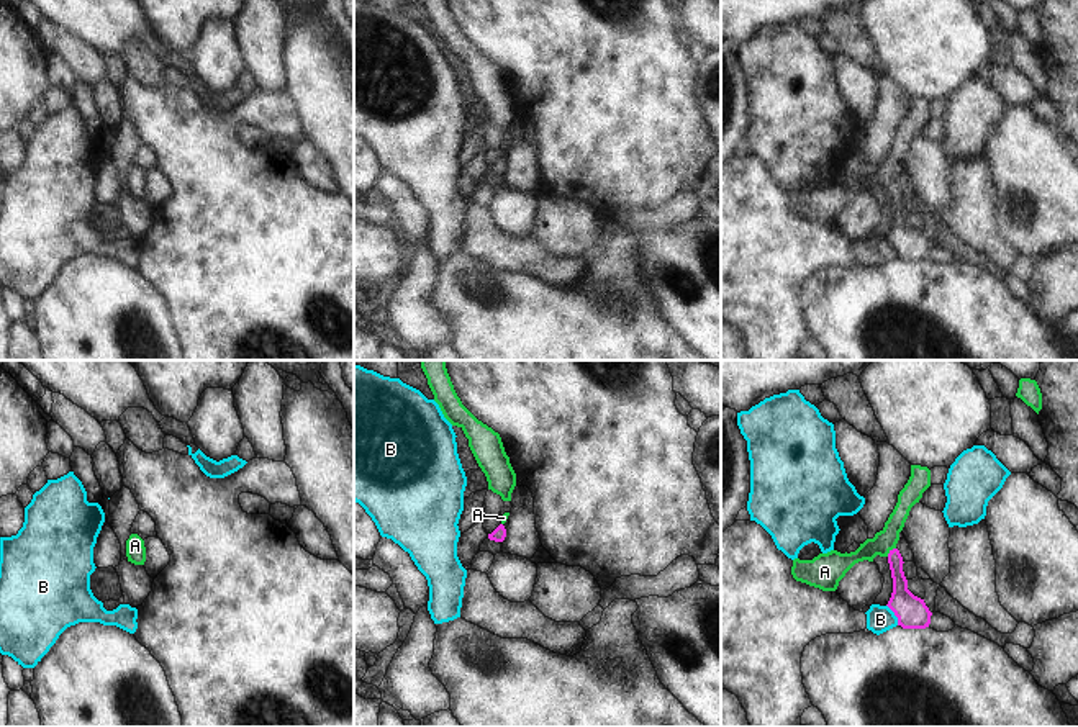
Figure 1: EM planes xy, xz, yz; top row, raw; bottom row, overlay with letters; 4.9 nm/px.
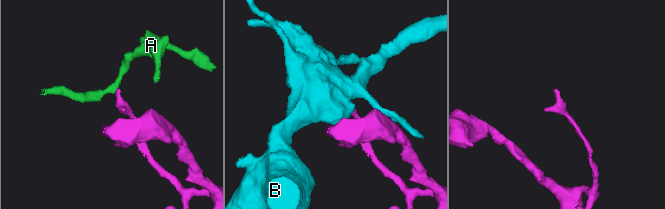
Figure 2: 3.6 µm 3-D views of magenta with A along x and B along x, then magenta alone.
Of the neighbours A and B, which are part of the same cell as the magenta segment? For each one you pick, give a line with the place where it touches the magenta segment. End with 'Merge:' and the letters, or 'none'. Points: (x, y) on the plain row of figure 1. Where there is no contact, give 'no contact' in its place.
Merge: none

